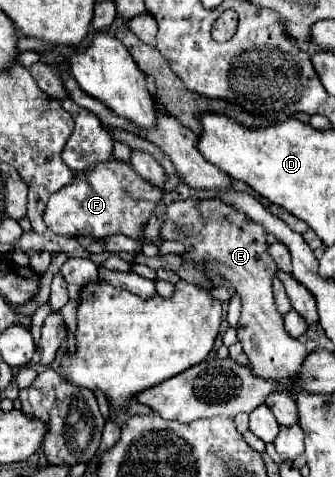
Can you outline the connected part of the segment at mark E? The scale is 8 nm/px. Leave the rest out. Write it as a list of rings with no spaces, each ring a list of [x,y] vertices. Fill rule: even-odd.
[[[181,200],[167,208],[165,224],[161,226],[163,240],[179,240],[185,244],[193,262],[213,268],[225,280],[231,282],[241,296],[241,318],[237,324],[237,338],[243,344],[243,352],[249,360],[253,376],[273,380],[281,388],[293,384],[307,358],[307,346],[291,338],[283,328],[283,316],[277,312],[271,278],[275,276],[275,262],[267,252],[267,232],[261,224],[249,220],[241,210],[225,204],[223,200]]]

